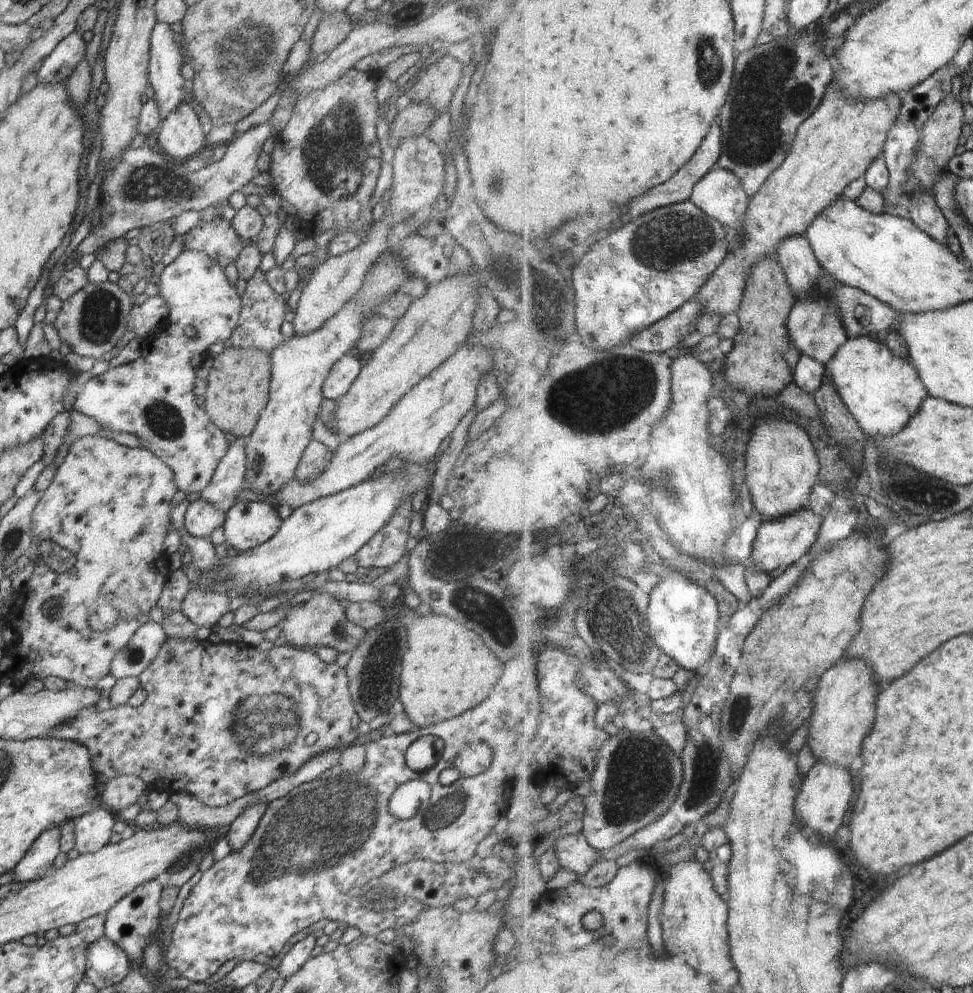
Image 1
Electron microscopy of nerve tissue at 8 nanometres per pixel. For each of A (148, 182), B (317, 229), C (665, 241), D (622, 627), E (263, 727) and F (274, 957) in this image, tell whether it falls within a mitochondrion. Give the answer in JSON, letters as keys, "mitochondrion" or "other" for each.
{"A":"mitochondrion","B":"other","C":"mitochondrion","D":"mitochondrion","E":"mitochondrion","F":"other"}

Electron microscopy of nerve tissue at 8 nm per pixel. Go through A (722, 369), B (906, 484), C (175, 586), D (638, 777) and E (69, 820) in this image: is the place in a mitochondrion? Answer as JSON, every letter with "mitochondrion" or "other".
{"A":"other","B":"mitochondrion","C":"other","D":"mitochondrion","E":"other"}

